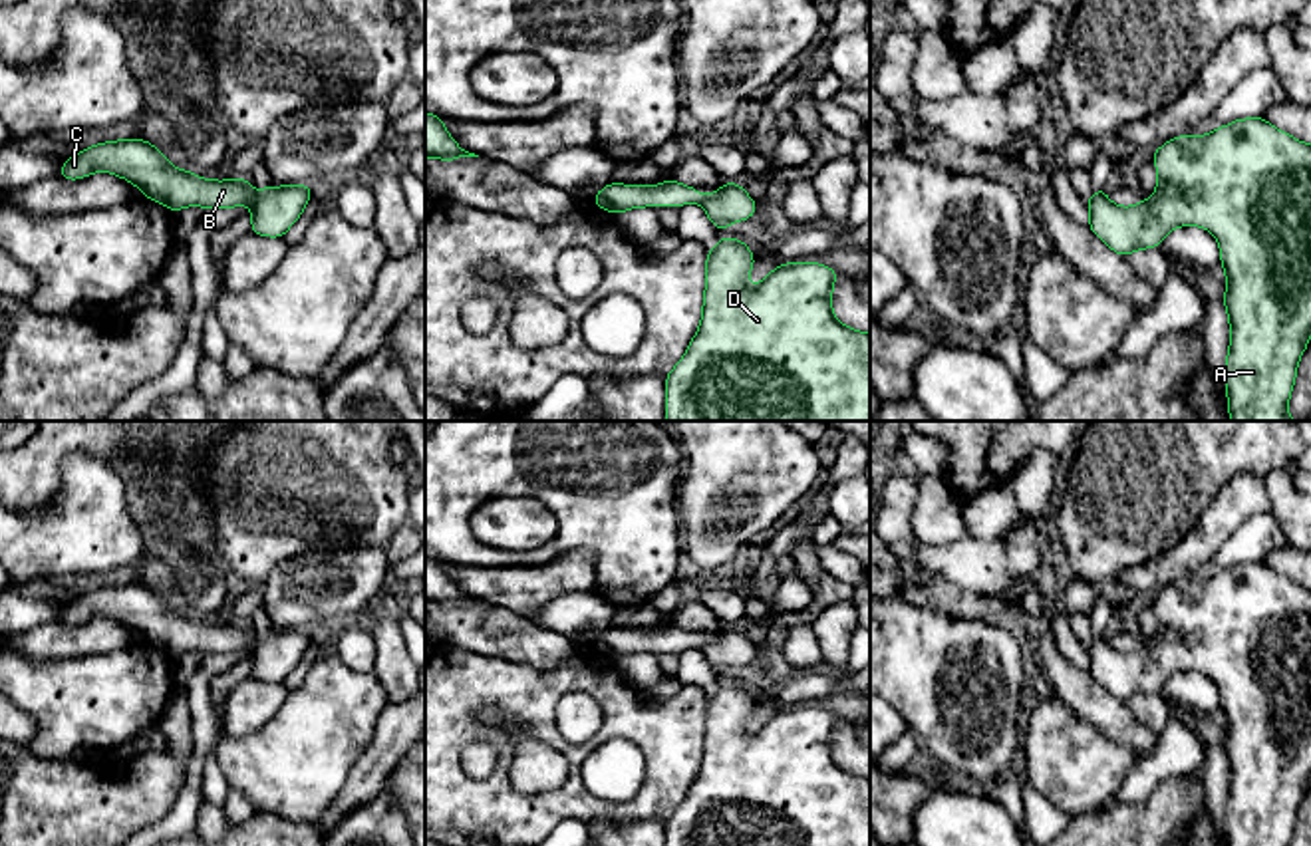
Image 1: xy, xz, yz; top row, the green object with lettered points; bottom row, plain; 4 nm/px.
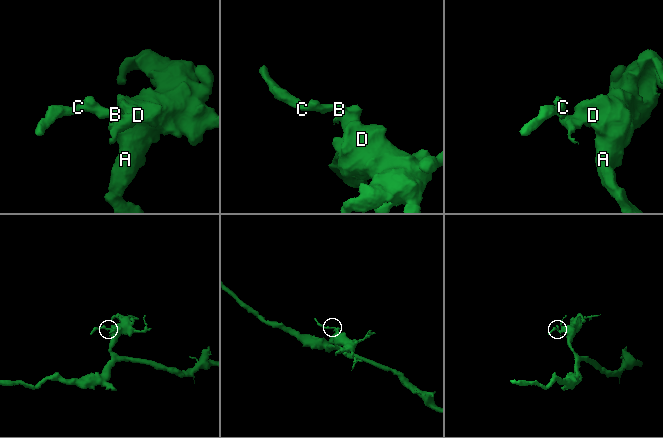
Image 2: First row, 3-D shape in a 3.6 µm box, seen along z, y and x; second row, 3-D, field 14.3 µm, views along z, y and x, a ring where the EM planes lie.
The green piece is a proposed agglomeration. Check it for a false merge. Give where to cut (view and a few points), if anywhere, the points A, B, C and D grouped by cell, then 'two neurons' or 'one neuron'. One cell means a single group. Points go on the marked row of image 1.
cut xy (257, 193), (251, 205); groups A D / B C; two neurons

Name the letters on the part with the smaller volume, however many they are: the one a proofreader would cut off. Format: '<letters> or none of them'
B, C

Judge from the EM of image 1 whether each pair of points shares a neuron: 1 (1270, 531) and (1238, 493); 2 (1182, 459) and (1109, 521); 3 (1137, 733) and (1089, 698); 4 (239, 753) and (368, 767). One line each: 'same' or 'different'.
1: different
2: same
3: same
4: different

